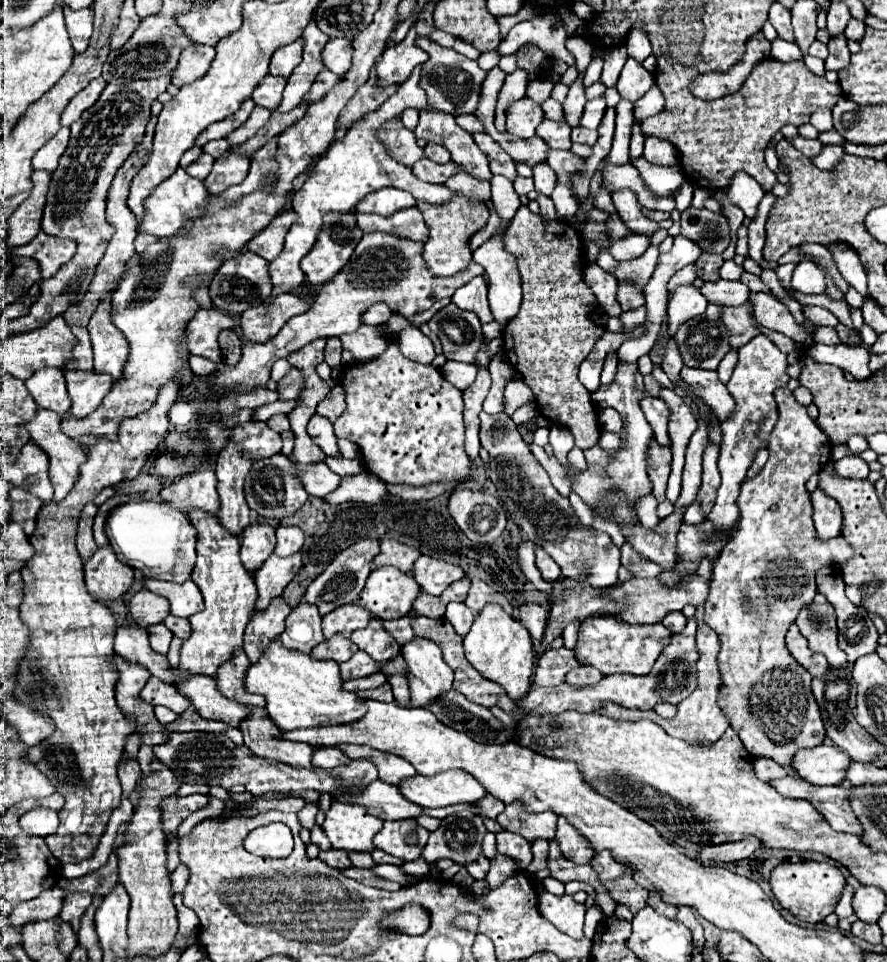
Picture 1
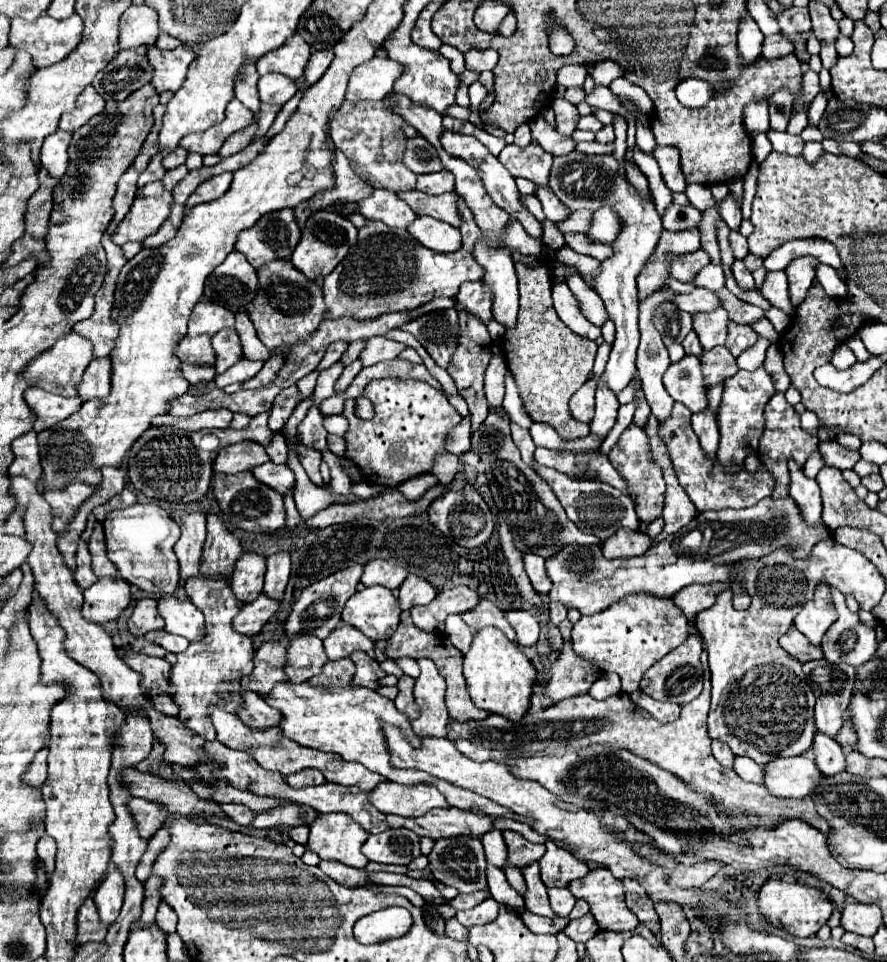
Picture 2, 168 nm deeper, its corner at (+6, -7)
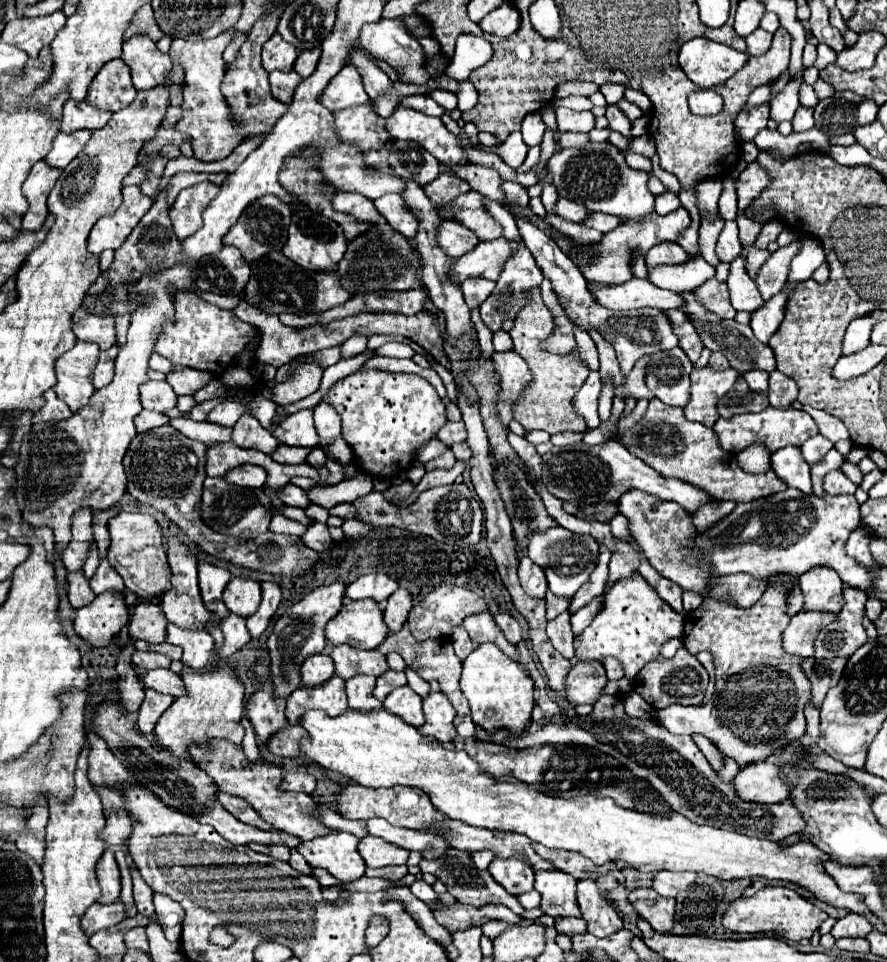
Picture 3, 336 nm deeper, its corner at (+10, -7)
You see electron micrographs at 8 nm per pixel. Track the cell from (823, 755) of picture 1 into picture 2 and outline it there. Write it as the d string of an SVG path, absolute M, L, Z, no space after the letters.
M803 755L777 757L765 765L765 787L777 797L807 797L823 777L817 763Z

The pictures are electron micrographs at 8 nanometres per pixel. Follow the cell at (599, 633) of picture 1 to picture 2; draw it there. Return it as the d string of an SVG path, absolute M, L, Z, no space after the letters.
M631 595L597 615L581 617L573 625L573 651L585 661L601 667L601 671L617 673L623 681L623 693L631 693L639 689L641 677L653 663L677 649L689 637L687 623L687 617L671 599Z

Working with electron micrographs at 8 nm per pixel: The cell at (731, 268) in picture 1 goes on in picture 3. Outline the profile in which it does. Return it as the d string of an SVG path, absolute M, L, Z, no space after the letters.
M695 257L683 265L651 267L649 281L667 291L691 291L703 285L707 279L715 277L715 267L711 267L703 257Z

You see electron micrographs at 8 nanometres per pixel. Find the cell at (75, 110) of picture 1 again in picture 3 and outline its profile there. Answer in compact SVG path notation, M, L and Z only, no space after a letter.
M67 99L63 105L63 119L61 119L61 131L77 131L77 129L101 129L109 121L109 111L99 111L87 105L85 101L73 103L73 99Z

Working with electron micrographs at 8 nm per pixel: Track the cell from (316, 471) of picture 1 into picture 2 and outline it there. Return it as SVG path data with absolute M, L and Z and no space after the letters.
M273 461L263 463L263 465L253 469L253 475L261 483L265 483L265 485L273 487L275 491L279 491L281 495L285 495L289 491L295 491L295 475L285 463L281 463L281 465L277 465Z

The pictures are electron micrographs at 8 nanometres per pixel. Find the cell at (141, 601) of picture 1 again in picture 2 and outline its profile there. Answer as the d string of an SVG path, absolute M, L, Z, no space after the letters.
M141 599L137 601L133 615L129 617L129 631L137 637L137 635L145 635L149 631L161 629L163 627L163 619L157 611L157 601L155 599Z

